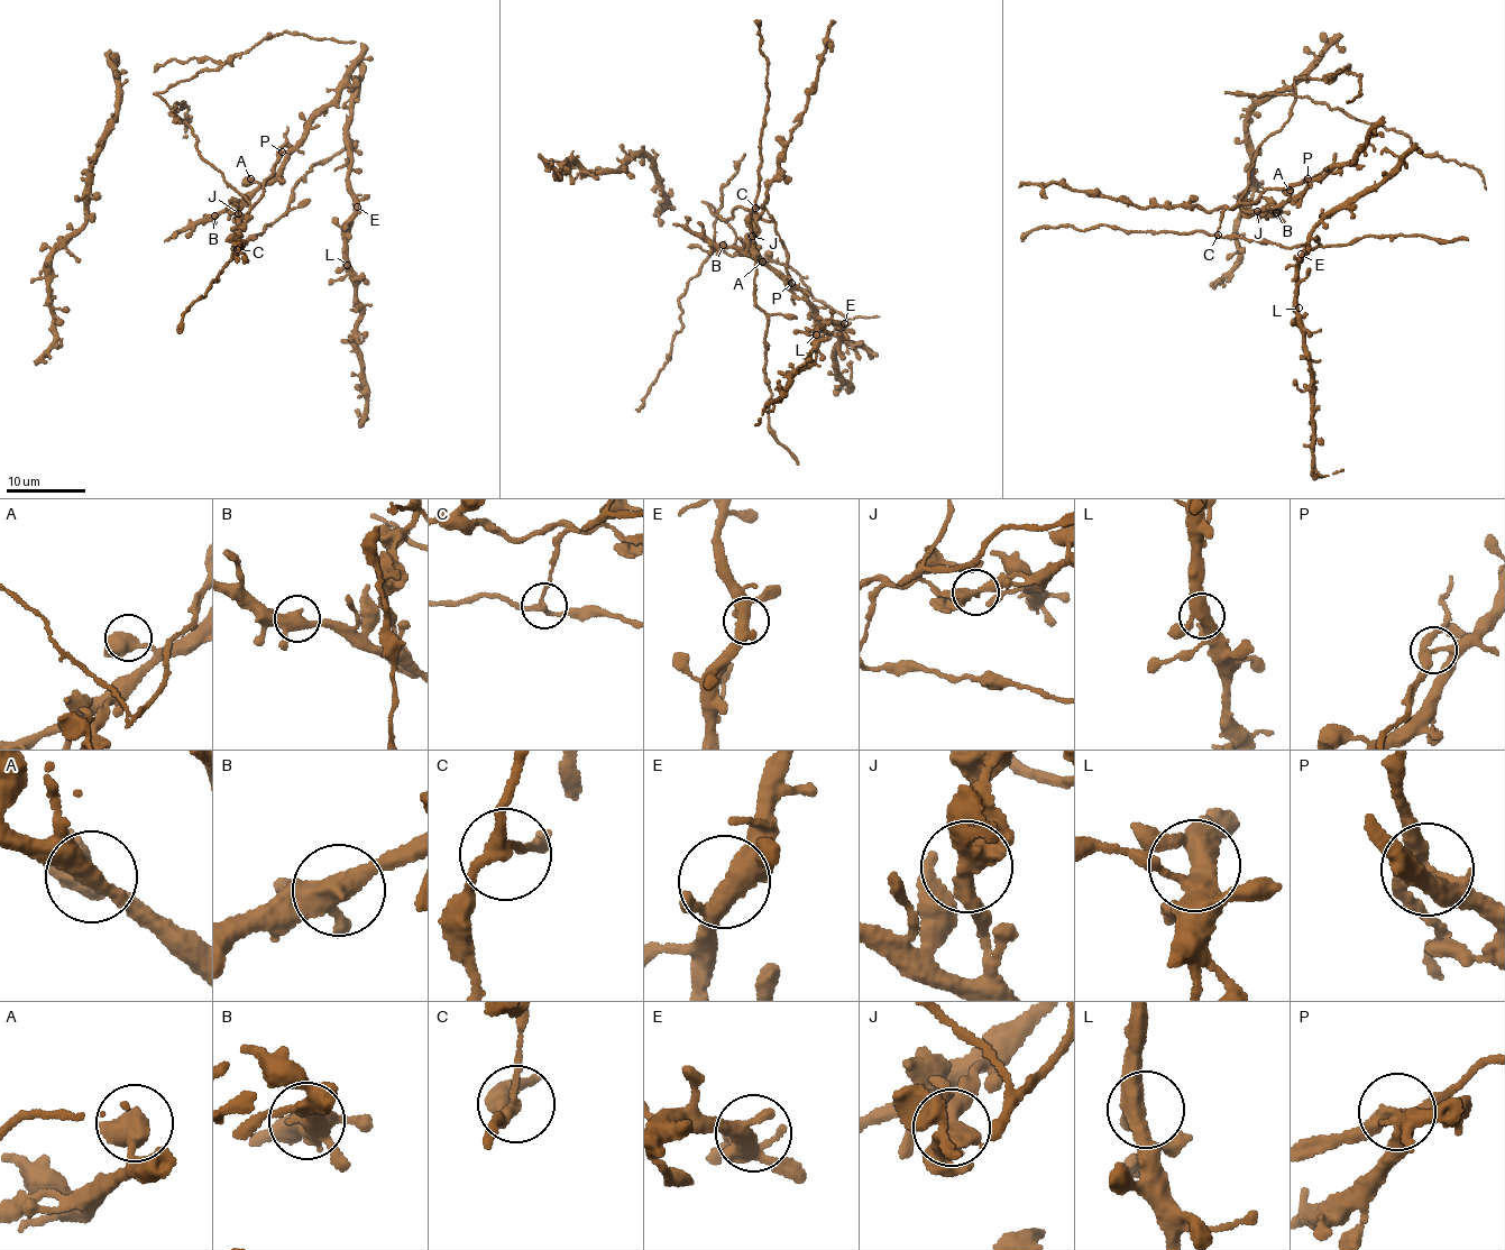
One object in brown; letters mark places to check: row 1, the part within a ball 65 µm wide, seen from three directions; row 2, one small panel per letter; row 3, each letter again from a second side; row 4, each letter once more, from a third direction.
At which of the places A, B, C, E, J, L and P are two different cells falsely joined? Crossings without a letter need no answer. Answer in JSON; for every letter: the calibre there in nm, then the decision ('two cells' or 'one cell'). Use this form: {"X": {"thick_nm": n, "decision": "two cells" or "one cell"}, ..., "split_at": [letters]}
{"A": {"thick_nm": 550, "decision": "one cell"}, "B": {"thick_nm": 400, "decision": "one cell"}, "C": {"thick_nm": 200, "decision": "two cells"}, "E": {"thick_nm": 400, "decision": "one cell"}, "J": {"thick_nm": 440, "decision": "two cells"}, "L": {"thick_nm": 400, "decision": "one cell"}, "P": {"thick_nm": 280, "decision": "two cells"}, "split_at": ["C", "J", "P"]}

